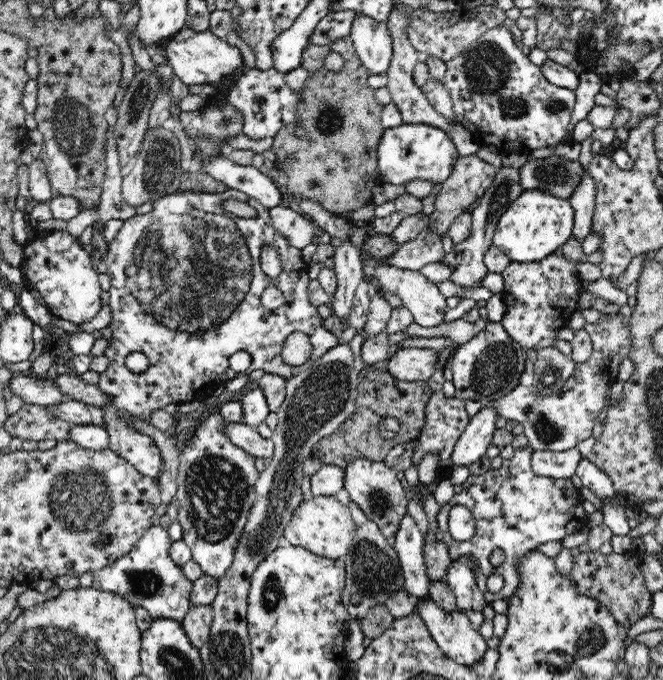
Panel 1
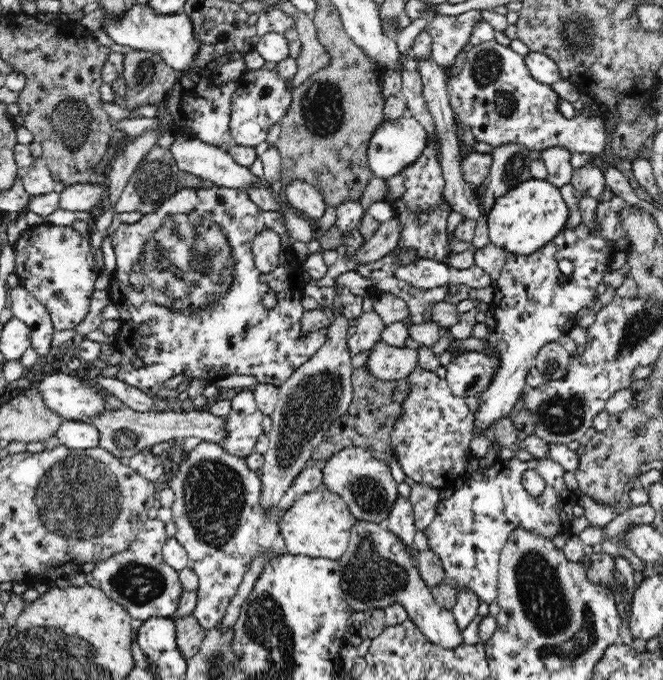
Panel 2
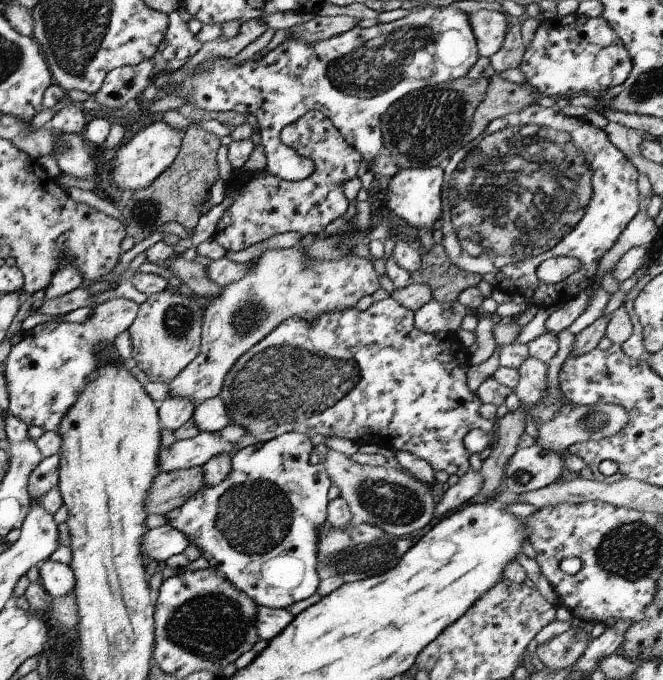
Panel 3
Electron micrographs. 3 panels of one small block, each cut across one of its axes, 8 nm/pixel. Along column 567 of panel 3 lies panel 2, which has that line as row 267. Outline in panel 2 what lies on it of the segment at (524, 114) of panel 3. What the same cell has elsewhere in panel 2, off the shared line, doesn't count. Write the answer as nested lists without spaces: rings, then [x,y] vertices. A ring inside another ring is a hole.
[[[211,185],[208,188],[180,187],[156,212],[143,215],[142,218],[134,224],[120,223],[112,239],[113,249],[117,258],[117,266],[108,288],[111,303],[118,306],[121,314],[118,318],[121,327],[115,335],[116,342],[114,346],[116,351],[122,353],[123,360],[120,363],[122,371],[116,378],[142,390],[142,392],[152,398],[160,399],[178,397],[181,392],[187,389],[189,384],[188,380],[192,378],[207,380],[209,385],[229,375],[246,375],[254,377],[257,384],[271,385],[276,388],[288,380],[298,368],[302,367],[302,364],[305,364],[312,356],[316,355],[316,352],[318,352],[322,344],[326,343],[327,333],[326,331],[310,332],[308,334],[301,332],[300,319],[304,309],[302,305],[300,305],[300,300],[302,300],[302,296],[306,293],[305,286],[308,281],[304,280],[304,271],[301,269],[300,260],[294,255],[294,251],[291,247],[294,240],[287,230],[286,221],[284,221],[283,216],[278,211],[262,210],[256,203],[249,199],[249,196],[244,190],[218,185]],[[264,229],[276,232],[279,236],[281,246],[278,264],[276,268],[269,273],[262,273],[258,270],[251,249],[254,237]],[[268,292],[276,295],[276,302],[272,308],[266,308],[266,306],[262,304],[262,298],[264,298]],[[135,359],[142,361],[140,368],[133,366]],[[180,375],[186,377],[186,381],[178,384],[176,388],[168,388],[168,386],[166,386],[165,383],[168,382],[168,380]]]

